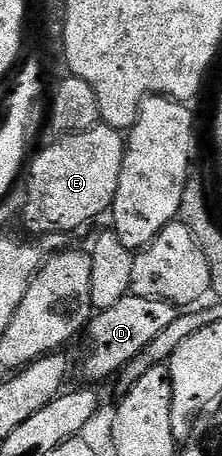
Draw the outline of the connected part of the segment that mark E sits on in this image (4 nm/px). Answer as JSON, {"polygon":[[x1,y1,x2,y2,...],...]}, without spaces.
{"polygon":[[100,123,86,132,76,132,54,141,33,161,28,161,29,185,23,194,23,223,36,234,73,234,76,228,112,209,115,190,119,190,119,174,123,170,126,137,118,129]]}

